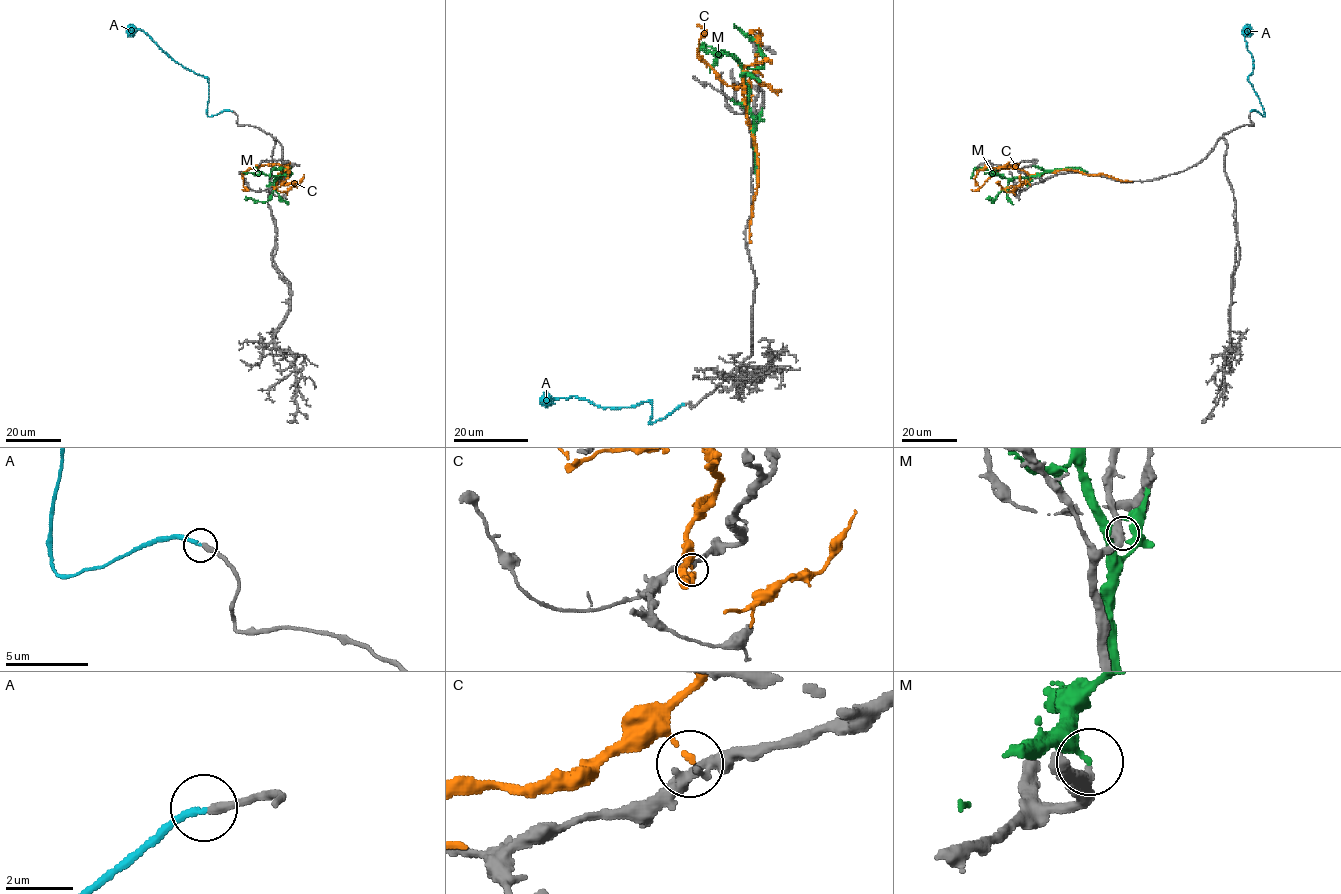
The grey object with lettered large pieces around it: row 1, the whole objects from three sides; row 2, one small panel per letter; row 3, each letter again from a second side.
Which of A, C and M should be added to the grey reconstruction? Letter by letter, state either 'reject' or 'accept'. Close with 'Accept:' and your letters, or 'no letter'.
A: accept
C: reject
M: reject
Accept: A

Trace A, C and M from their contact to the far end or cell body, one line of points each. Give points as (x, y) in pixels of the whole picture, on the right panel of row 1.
A: (1250, 111), (1265, 115), (1247, 78), (1254, 65), (1245, 39), (1244, 29), (1248, 31)
C: (1029, 185), (1028, 180), (1037, 174), (1064, 170), (1132, 181)
M: (1040, 176), (1004, 178), (990, 170), (976, 169), (971, 178)

